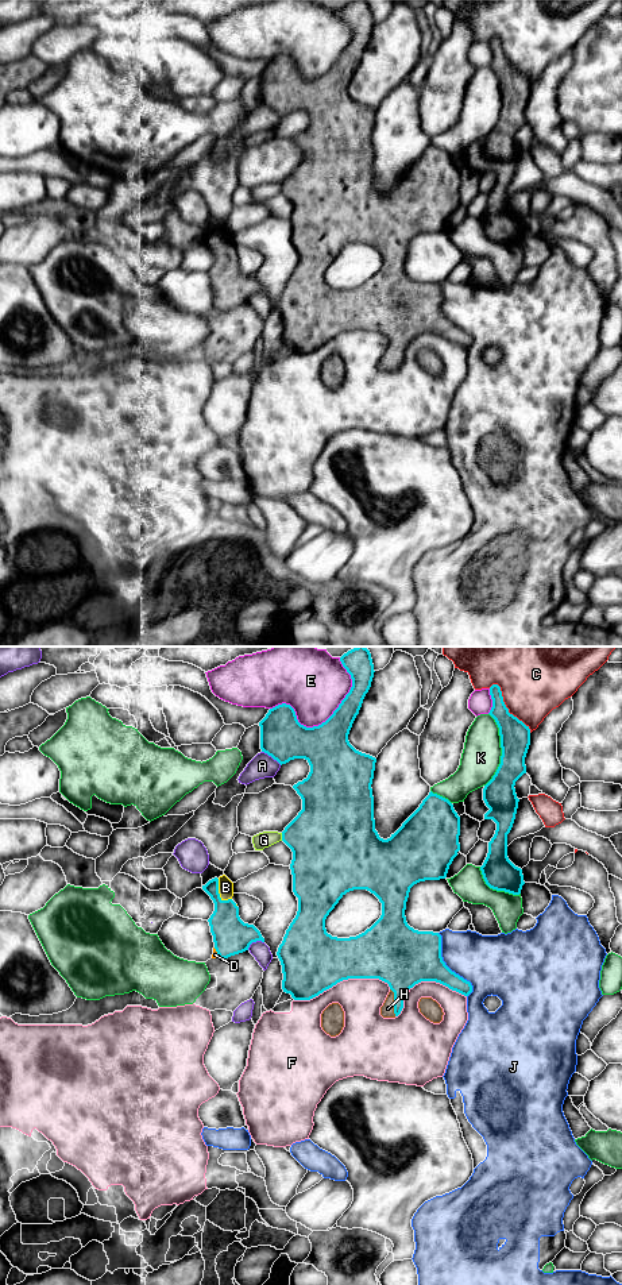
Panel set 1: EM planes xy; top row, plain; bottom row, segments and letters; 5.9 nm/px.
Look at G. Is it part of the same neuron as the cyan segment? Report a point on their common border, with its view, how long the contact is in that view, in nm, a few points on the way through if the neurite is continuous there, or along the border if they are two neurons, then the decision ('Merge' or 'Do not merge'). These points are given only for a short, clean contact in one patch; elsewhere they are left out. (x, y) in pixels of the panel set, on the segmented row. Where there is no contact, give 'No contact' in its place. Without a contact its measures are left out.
Touches cyan at xy (282, 837). Shared border 50 nm. Merge

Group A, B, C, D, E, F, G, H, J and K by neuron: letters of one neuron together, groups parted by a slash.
A / B D G H / C / E / F / J / K

